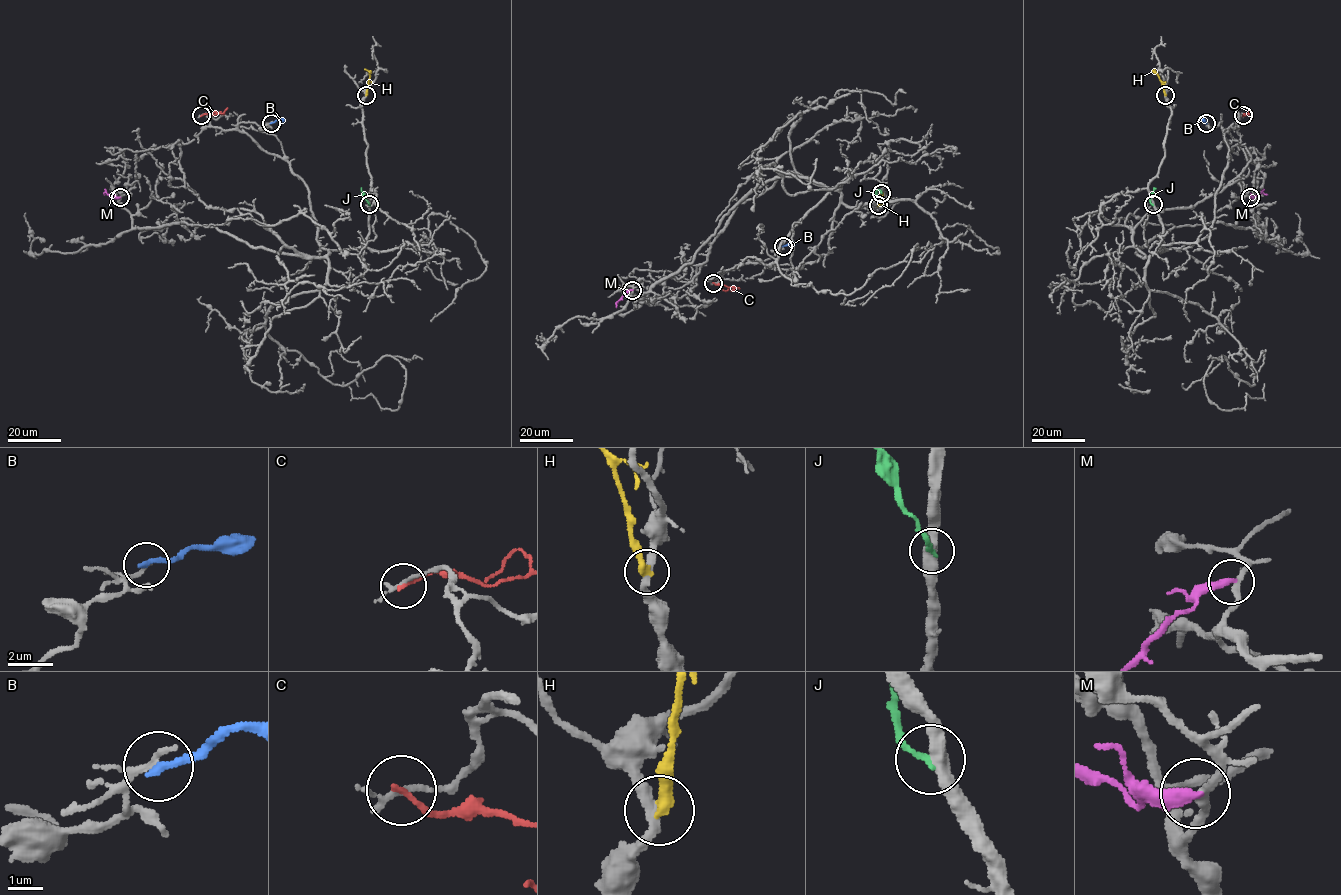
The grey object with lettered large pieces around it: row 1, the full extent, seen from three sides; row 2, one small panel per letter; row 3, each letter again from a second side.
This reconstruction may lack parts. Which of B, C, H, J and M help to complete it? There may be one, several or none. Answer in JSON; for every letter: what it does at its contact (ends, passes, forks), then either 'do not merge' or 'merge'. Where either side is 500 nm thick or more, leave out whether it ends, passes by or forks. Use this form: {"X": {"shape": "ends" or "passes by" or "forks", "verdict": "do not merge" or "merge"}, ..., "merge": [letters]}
{"B": {"shape": "ends", "verdict": "do not merge"}, "C": {"shape": "ends", "verdict": "do not merge"}, "H": {"shape": "ends", "verdict": "do not merge"}, "J": {"shape": "ends", "verdict": "do not merge"}, "M": {"shape": "ends", "verdict": "merge"}, "merge": ["M"]}

